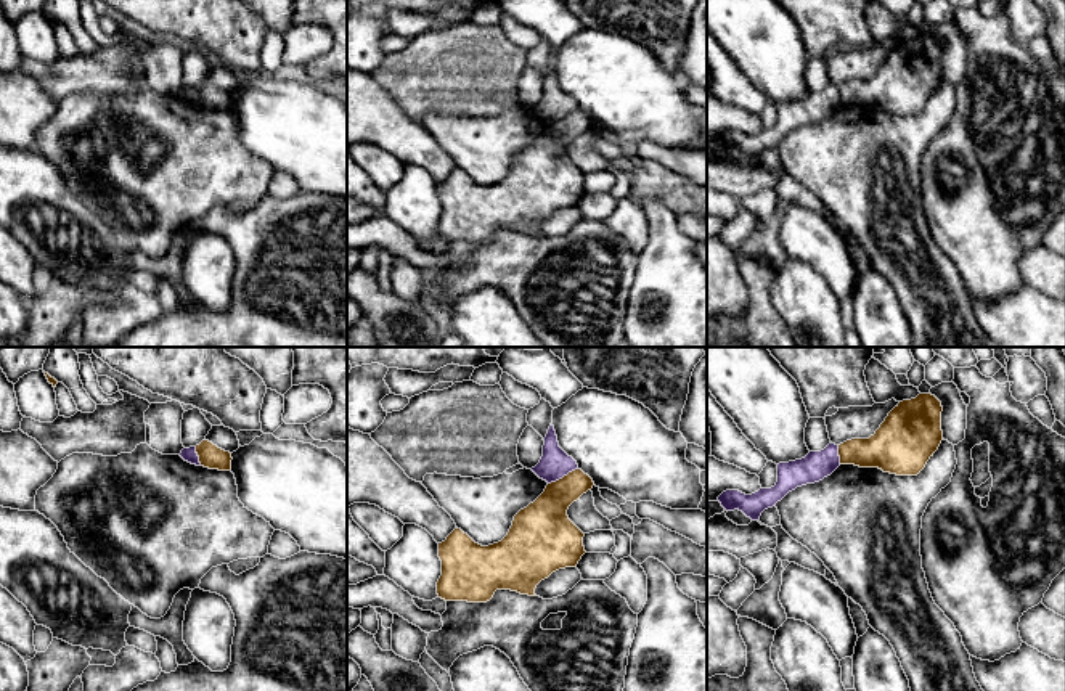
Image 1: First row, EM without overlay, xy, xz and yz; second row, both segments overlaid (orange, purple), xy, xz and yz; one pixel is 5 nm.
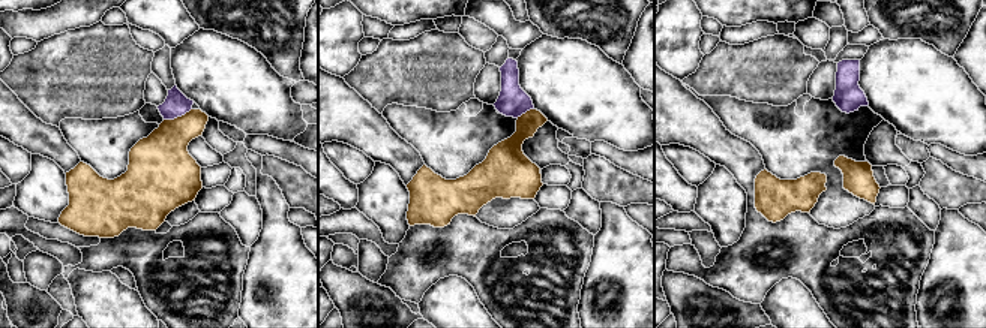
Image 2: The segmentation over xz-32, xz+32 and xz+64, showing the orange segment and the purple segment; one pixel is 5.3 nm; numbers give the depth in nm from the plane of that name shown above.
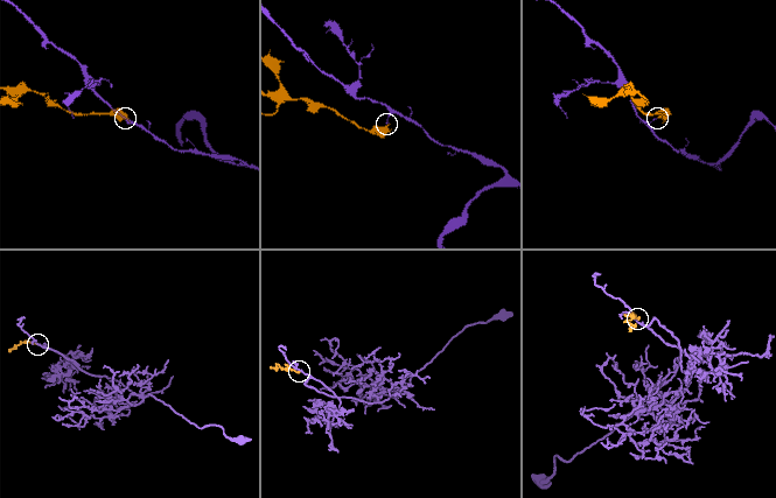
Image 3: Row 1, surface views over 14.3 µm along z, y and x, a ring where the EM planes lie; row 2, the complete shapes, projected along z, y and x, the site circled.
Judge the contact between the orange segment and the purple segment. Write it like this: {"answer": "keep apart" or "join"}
{"answer": "keep apart"}

